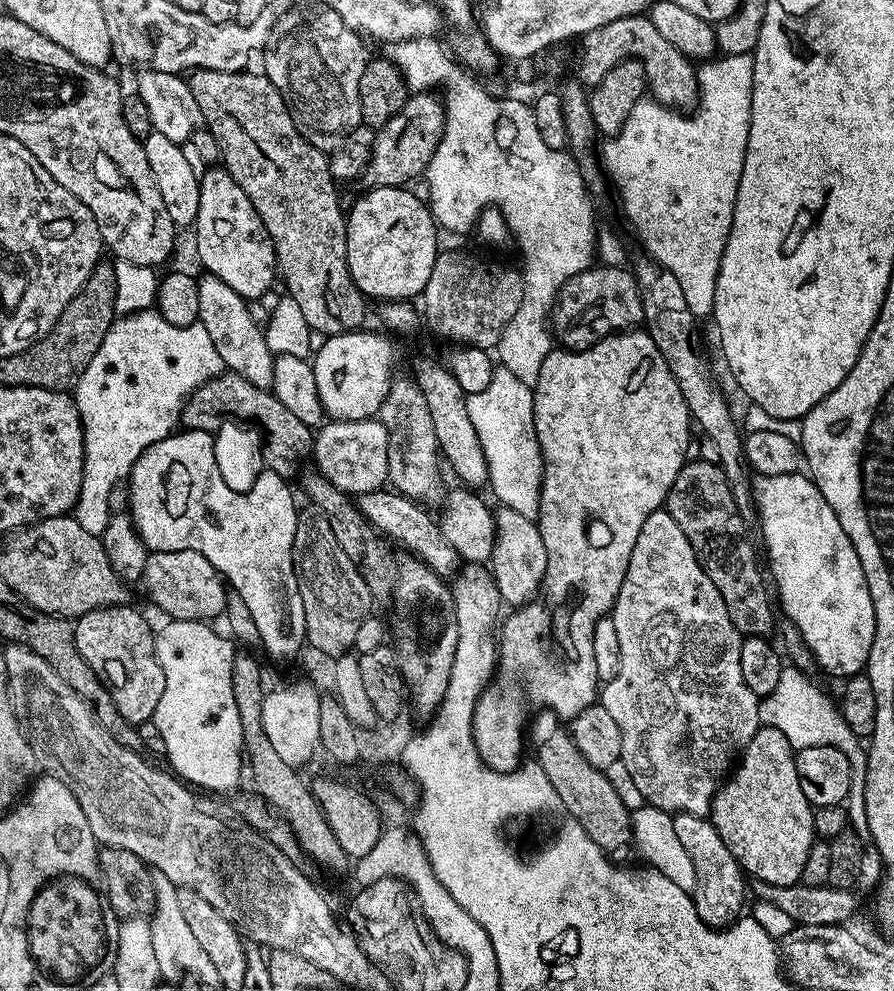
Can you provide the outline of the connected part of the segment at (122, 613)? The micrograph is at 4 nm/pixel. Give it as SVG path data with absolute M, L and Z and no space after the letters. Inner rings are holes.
M113 604L110 608L90 610L75 621L78 654L86 658L90 670L94 670L118 708L118 714L126 718L128 724L137 726L155 717L158 701L166 686L162 666L156 657L156 637L154 628L133 606Z

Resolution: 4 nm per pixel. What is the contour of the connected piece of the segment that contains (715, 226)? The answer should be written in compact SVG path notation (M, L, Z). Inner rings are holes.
M747 52L734 54L733 56L721 55L717 58L709 59L699 65L696 73L699 84L698 107L691 114L681 114L677 109L665 107L653 98L641 98L632 107L630 114L624 119L624 124L616 131L616 135L605 139L604 149L599 149L598 160L603 171L612 179L612 184L620 188L620 204L624 207L624 216L632 223L634 231L640 235L640 240L644 243L644 248L649 257L661 264L674 278L678 278L678 286L682 286L682 294L686 297L686 306L698 318L711 317L714 306L714 290L718 282L718 270L722 262L722 254L726 250L726 238L730 234L730 226L734 218L734 202L738 198L738 182L742 178L742 166L746 158L746 142L750 138L750 106L752 105L752 79L754 78L754 62Z

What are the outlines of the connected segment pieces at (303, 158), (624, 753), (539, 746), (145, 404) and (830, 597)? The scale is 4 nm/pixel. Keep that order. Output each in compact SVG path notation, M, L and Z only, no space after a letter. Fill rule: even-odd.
M197 68L191 73L188 86L194 94L201 121L218 144L224 171L232 175L234 182L246 190L246 198L254 202L254 210L258 210L258 218L262 218L262 226L276 251L279 279L284 279L287 295L298 302L311 330L321 331L326 337L355 332L363 325L360 323L364 320L366 297L358 290L354 278L350 278L346 262L346 212L343 207L340 209L340 200L335 196L338 184L330 174L328 156L296 129L282 94L267 76L259 71L248 71Z
M667 510L651 512L646 522L642 522L642 530L638 530L638 542L634 542L634 550L630 554L630 566L626 570L626 578L622 578L622 590L618 590L618 598L614 602L610 617L614 622L615 633L618 634L620 661L614 678L599 689L598 703L614 717L614 722L618 722L618 731L622 733L620 764L632 779L631 787L641 792L649 805L661 808L663 811L671 814L685 812L695 816L708 816L712 810L712 797L716 795L716 789L720 787L726 773L733 767L734 761L750 742L750 738L754 738L756 729L761 727L760 700L750 690L750 686L742 682L742 666L738 662L742 637L734 622L730 622L730 614L726 614L726 602L722 602L722 594L718 594L718 586L714 586L706 570L702 570L686 534L682 534L682 526L674 522L674 518Z
M547 710L537 711L537 716L530 720L530 744L536 747L535 763L542 766L542 770L546 774L546 778L550 778L550 786L554 786L556 791L556 799L559 807L568 811L567 815L575 820L578 826L582 826L582 830L586 830L586 834L590 834L590 838L594 838L594 842L605 850L611 848L624 848L633 843L632 839L632 812L622 804L619 794L621 789L612 785L612 780L607 771L603 768L595 768L590 766L590 762L586 762L586 758L582 756L582 750L578 750L578 746L574 742L571 731L562 723L559 716L555 716Z
M116 260L114 266L116 269L112 272L112 280L116 283L116 308L120 312L132 313L107 325L108 333L106 338L102 338L102 346L98 346L94 358L90 358L86 370L74 385L74 399L84 427L84 469L74 515L78 526L98 537L103 537L108 525L108 503L112 500L116 484L123 485L127 481L134 462L146 449L177 431L184 401L192 392L225 371L222 358L218 356L209 332L202 324L197 322L188 326L174 326L156 310L140 312L157 303L156 268L138 266L125 260Z
M800 472L757 475L752 481L752 499L756 501L764 548L772 559L766 568L776 579L783 615L798 626L821 669L839 678L861 675L867 669L874 642L874 602L863 583L858 550L846 538L830 502L822 498L816 483Z

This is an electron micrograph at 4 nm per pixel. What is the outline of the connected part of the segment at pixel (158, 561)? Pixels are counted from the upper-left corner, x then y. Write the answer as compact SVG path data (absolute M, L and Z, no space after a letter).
M194 550L151 553L142 577L143 584L149 598L165 612L165 617L174 620L212 622L215 616L223 617L228 606L229 589L225 581L216 568Z

